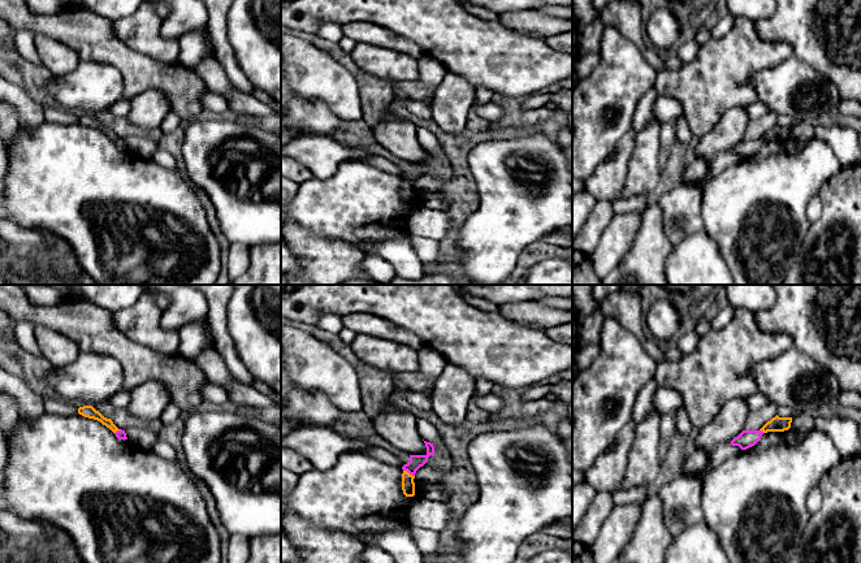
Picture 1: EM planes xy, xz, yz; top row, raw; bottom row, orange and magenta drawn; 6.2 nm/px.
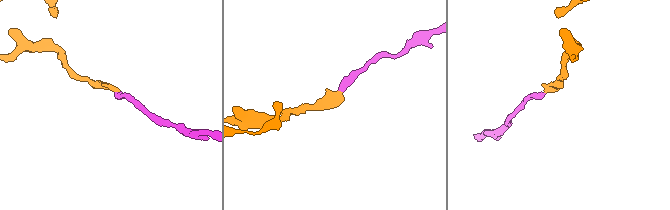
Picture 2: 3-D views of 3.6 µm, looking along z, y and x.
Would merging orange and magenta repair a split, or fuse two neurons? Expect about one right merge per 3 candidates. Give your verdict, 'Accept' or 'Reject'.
Reject

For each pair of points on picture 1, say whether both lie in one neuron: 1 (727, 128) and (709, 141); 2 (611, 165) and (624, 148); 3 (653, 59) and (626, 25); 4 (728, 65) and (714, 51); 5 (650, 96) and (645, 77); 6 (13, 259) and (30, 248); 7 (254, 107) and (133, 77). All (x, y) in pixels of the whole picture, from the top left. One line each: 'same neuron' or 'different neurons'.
1: same neuron
2: same neuron
3: same neuron
4: same neuron
5: different neurons
6: different neurons
7: different neurons

